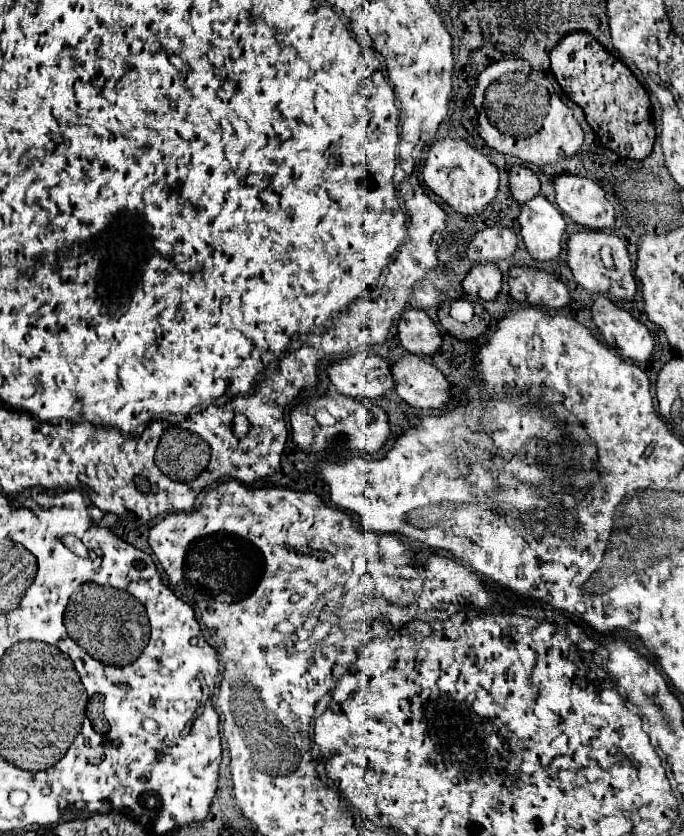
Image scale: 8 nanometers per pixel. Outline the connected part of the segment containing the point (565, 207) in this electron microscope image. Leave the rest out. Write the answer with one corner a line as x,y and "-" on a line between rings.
564,173
556,179
556,203
564,215
586,229
612,229
616,221
616,209
608,201
600,183
590,177
578,177

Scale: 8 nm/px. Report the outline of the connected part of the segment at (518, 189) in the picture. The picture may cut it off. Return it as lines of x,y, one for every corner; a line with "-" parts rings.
512,165
512,169
510,169
510,191
512,191
512,197
522,205
540,193
540,179
528,167

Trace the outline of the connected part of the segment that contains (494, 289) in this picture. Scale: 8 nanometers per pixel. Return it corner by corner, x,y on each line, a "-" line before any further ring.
494,263
474,265
466,275
466,279
462,281
466,295
484,303
494,301
498,297
500,285
502,285
502,271

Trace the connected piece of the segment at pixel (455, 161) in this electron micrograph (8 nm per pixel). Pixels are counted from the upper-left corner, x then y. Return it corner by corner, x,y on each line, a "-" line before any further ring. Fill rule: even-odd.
440,139
432,145
428,151
428,159
422,171
424,185
436,193
440,199
444,199
454,211
462,215
474,215
480,213
486,205
490,205
498,193
498,167
482,155
478,149
474,149
464,139

